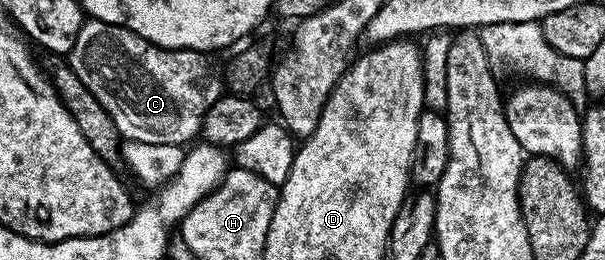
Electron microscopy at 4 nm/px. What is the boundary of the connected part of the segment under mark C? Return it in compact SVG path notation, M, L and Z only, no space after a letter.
M88 18L77 33L69 62L85 89L101 101L124 140L187 145L199 135L203 114L225 94L224 76L211 58L201 51L168 51L127 27Z

